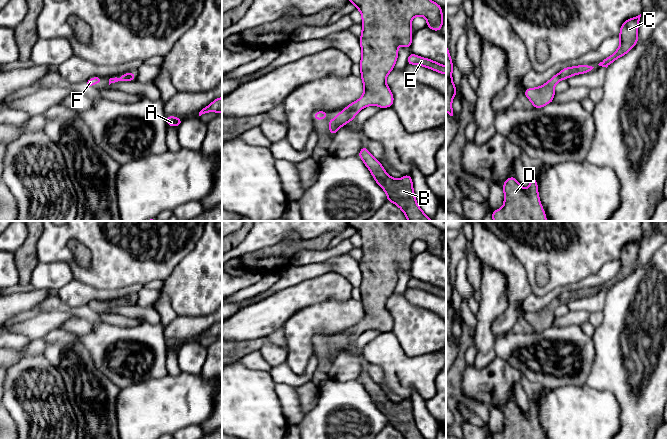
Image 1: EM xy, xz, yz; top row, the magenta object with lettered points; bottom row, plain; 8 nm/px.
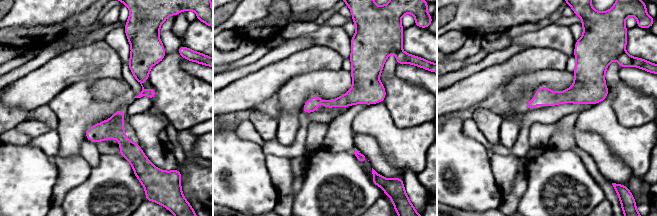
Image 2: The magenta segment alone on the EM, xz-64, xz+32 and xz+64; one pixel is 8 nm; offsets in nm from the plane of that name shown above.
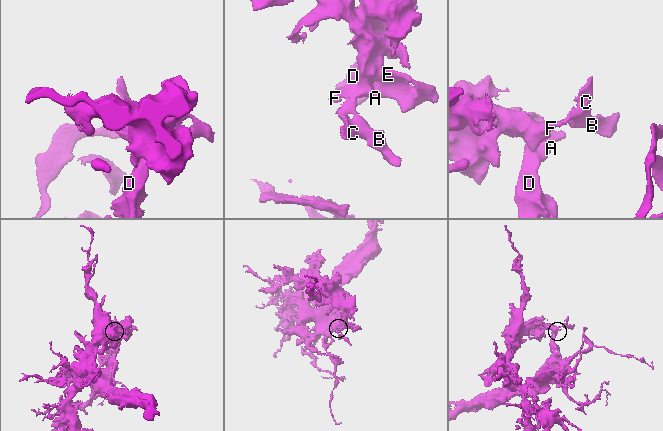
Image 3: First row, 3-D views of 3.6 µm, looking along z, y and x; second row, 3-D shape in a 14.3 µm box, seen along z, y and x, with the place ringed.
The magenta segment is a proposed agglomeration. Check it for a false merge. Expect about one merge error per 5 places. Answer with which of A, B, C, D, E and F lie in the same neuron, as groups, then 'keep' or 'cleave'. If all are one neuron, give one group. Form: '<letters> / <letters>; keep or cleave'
A B C D E F; keep

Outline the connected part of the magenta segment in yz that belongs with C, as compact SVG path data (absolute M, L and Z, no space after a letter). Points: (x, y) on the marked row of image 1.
M641 14L627 19L621 25L619 37L620 37L620 45L618 49L609 57L604 59L598 65L602 67L608 67L611 63L613 63L616 59L622 57L626 53L628 53L638 42L638 26L640 21Z

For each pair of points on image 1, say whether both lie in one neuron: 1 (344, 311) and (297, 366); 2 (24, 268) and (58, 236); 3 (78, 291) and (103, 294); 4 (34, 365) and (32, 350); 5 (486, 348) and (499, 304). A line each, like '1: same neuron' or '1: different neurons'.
1: same neuron
2: different neurons
3: same neuron
4: different neurons
5: same neuron

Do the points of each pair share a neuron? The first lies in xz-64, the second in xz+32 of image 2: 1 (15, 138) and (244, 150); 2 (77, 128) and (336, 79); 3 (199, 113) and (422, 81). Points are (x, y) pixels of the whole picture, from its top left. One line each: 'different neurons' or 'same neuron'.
1: different neurons
2: same neuron
3: different neurons

